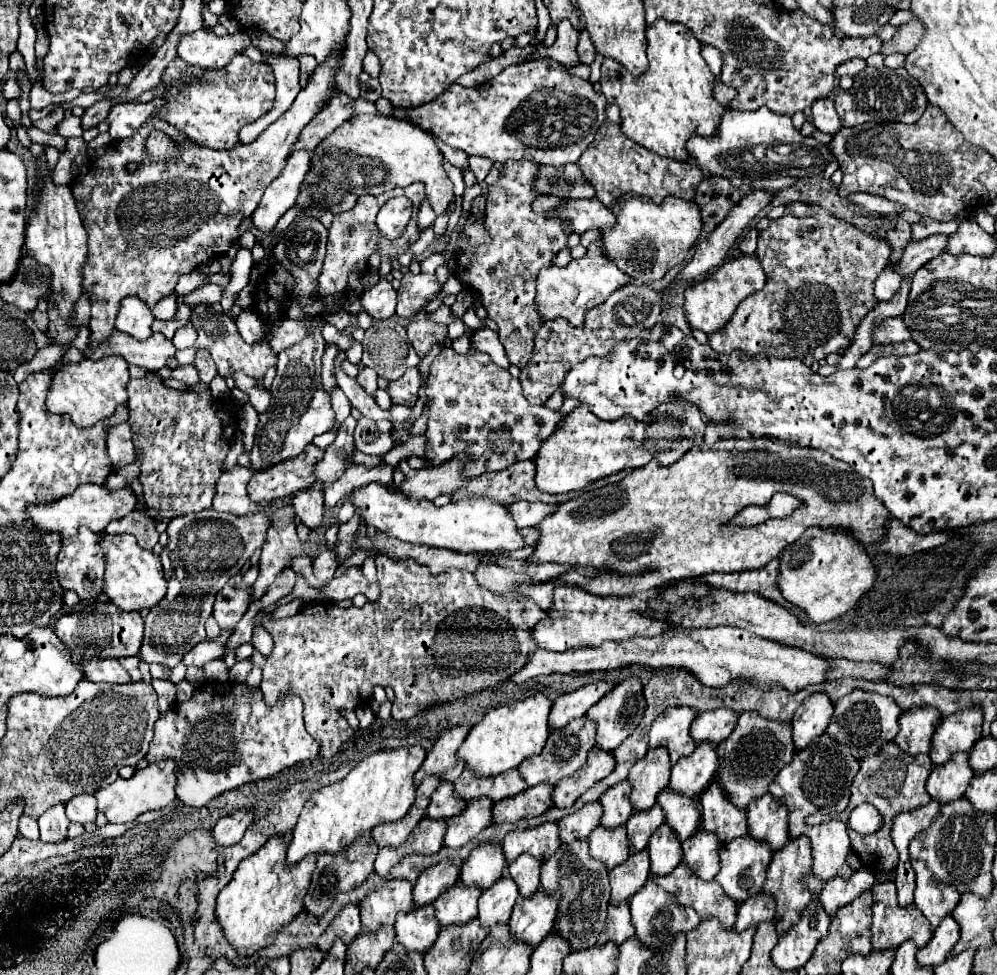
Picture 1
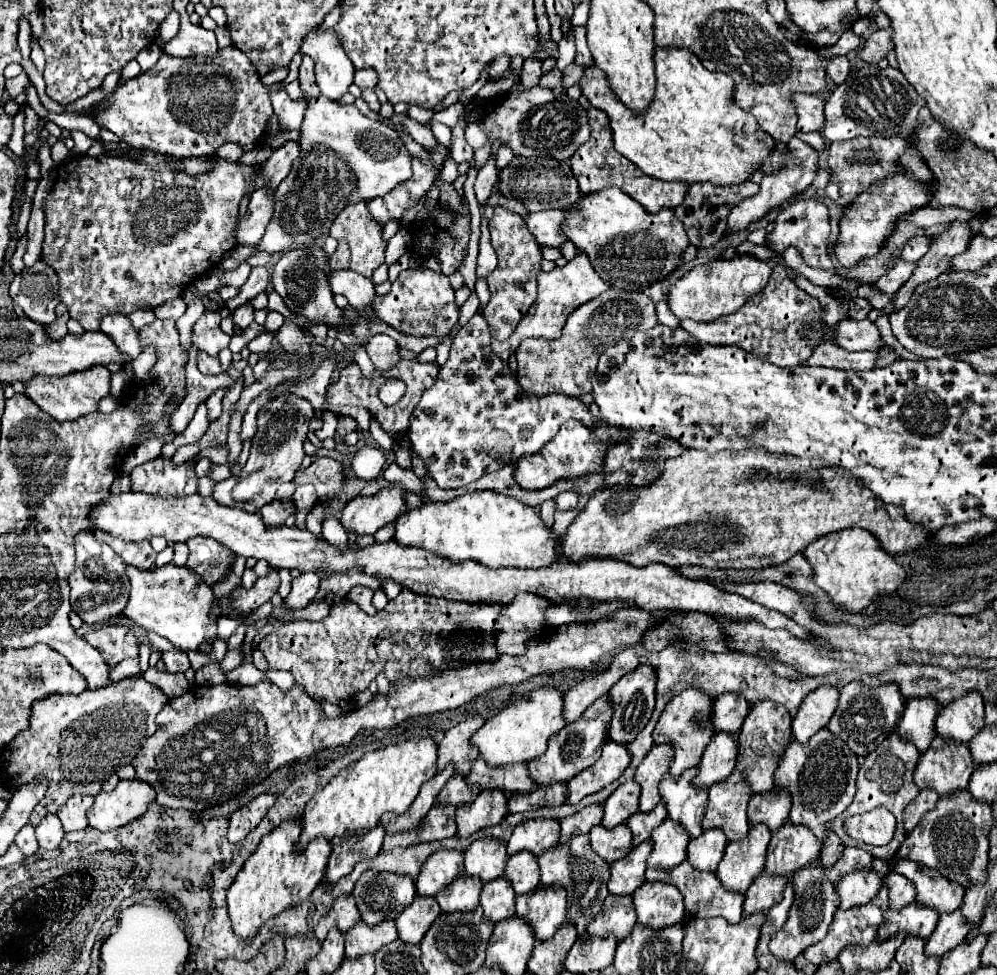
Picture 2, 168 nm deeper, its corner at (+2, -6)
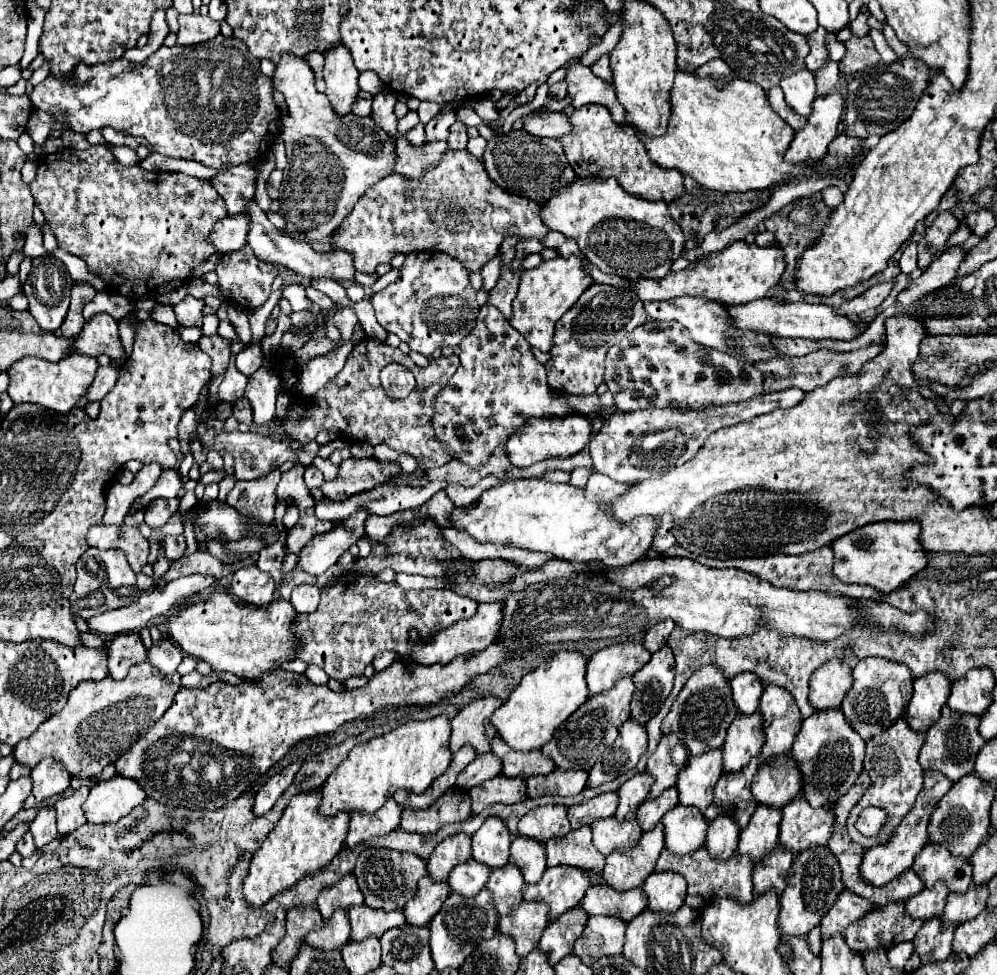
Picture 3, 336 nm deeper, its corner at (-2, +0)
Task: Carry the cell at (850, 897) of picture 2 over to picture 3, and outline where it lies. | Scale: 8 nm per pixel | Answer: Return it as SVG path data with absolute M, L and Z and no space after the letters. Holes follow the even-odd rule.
M924 773L924 789L918 793L918 799L914 803L914 807L910 809L910 813L904 817L902 825L898 827L898 833L894 833L894 837L890 839L890 845L876 845L874 849L868 849L864 853L864 859L860 863L860 879L868 885L874 887L884 887L886 883L890 883L894 877L898 877L900 873L904 873L906 869L912 867L914 857L922 851L922 847L926 845L926 825L928 825L928 817L934 811L934 805L938 803L938 799L944 797L944 793L952 787L952 781L946 781L946 777L942 777L940 773Z

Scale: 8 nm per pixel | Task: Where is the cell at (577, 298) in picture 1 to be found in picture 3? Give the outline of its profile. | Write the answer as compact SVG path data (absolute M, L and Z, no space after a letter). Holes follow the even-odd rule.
M570 255L568 259L556 257L552 261L544 261L540 267L526 271L522 275L518 295L512 303L514 313L510 319L510 325L514 325L516 331L524 335L524 339L532 345L538 347L540 351L550 351L552 349L552 339L554 339L554 325L556 321L578 301L578 297L594 283L592 275L584 269L584 259L578 255Z

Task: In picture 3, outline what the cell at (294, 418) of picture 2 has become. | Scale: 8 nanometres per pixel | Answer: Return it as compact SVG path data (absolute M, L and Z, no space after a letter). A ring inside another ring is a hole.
M280 467L272 469L268 475L250 479L250 481L238 481L234 489L228 493L226 503L234 505L236 509L242 509L242 513L254 513L258 521L274 521L274 489L280 481Z

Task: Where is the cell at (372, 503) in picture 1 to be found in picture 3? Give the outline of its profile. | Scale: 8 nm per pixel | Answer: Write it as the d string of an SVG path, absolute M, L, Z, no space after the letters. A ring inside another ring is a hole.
M544 479L508 481L490 487L476 501L454 507L448 523L450 527L466 531L478 543L542 551L570 563L602 561L608 567L632 565L644 557L658 529L658 521L652 517L636 517L630 525L614 523L608 513L604 513L602 503L584 499L582 489L548 483Z

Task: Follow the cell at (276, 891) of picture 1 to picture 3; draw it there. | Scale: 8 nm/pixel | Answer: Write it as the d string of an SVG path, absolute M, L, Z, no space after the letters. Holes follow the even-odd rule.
M318 791L296 795L288 803L284 815L250 861L250 871L244 879L244 899L248 905L262 907L274 895L298 885L298 881L304 877L320 873L320 869L326 867L342 851L350 815L338 813L336 817L318 817L318 805Z

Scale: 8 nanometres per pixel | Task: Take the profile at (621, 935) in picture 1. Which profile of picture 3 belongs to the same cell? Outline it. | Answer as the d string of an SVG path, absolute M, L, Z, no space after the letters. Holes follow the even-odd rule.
M600 885L586 891L584 899L580 901L580 907L586 909L590 917L612 915L628 923L632 921L632 917L636 917L646 909L646 895L642 893L642 889L630 889L618 893L608 885Z

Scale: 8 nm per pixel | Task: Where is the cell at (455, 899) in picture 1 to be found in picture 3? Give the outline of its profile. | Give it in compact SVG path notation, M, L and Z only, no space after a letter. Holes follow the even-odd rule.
M474 859L466 861L462 865L456 865L448 877L448 885L452 893L458 893L462 897L476 895L490 877L490 867L478 865Z

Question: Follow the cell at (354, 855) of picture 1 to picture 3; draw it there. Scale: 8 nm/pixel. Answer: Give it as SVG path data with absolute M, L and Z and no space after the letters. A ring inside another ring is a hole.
M390 799L386 801L386 805L382 805L382 809L378 809L378 813L374 813L374 817L352 815L346 843L362 843L372 837L386 837L398 827L400 813L402 807L398 807L398 803Z

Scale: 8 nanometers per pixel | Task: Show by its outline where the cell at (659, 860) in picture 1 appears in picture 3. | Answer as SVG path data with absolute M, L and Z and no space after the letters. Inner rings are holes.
M684 805L674 807L662 819L666 849L676 855L690 855L704 845L708 823L698 813L698 809L690 809Z

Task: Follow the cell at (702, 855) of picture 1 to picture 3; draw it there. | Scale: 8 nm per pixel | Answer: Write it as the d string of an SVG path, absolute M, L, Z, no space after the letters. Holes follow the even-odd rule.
M718 815L714 821L708 823L708 835L706 835L706 849L712 859L730 859L738 845L740 829L730 821L726 815Z

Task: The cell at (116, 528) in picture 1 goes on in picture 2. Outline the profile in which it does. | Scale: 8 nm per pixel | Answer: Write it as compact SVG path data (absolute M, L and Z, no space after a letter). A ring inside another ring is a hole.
M92 531L94 537L98 541L104 541L108 543L122 559L126 565L134 565L138 567L140 571L146 571L154 565L156 561L156 553L152 549L152 545L148 541L142 541L142 543L128 543L124 539L118 539L118 537L112 537L112 535L106 535L106 531Z

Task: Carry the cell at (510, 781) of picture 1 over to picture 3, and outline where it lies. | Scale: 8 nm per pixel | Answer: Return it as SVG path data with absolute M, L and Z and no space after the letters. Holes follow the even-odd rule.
M498 735L492 739L490 749L502 761L502 775L504 777L528 779L528 777L534 777L534 775L552 773L552 769L554 769L554 763L548 757L542 757L540 751L520 753L520 751L508 749Z

